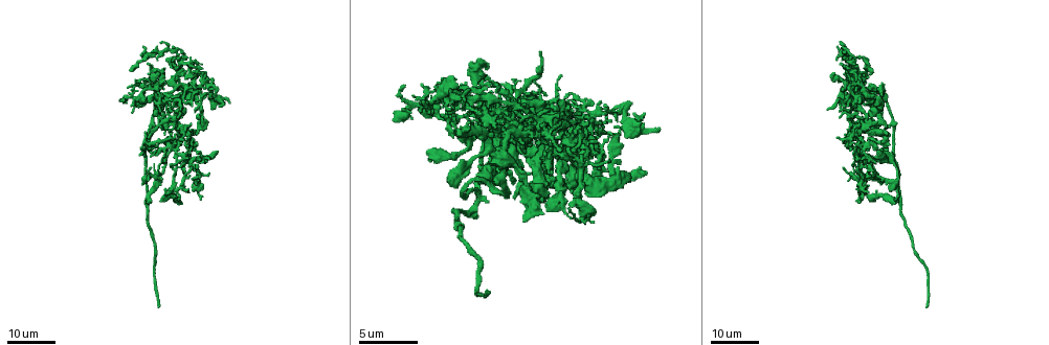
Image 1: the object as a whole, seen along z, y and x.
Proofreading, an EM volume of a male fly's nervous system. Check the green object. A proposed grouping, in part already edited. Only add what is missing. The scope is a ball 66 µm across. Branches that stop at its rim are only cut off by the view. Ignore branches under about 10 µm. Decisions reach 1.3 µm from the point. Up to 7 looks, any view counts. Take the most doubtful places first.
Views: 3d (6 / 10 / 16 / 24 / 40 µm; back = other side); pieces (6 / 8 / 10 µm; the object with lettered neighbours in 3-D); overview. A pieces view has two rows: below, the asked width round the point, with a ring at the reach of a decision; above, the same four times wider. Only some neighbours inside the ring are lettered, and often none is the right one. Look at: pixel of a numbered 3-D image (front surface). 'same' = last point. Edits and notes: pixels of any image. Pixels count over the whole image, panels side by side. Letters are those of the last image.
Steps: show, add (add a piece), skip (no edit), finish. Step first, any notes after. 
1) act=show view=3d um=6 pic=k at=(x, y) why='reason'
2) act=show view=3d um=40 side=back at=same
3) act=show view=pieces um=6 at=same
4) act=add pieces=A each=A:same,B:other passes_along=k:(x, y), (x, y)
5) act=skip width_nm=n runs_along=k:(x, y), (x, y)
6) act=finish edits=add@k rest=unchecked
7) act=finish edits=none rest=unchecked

act=show view=3d um=16 pic=1 at=(124, 101) why='free end'

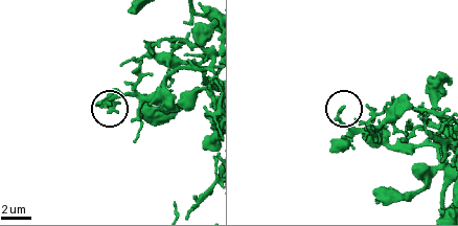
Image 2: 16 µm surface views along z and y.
act=show view=pieces um=8 pic=2 at=(107, 103)

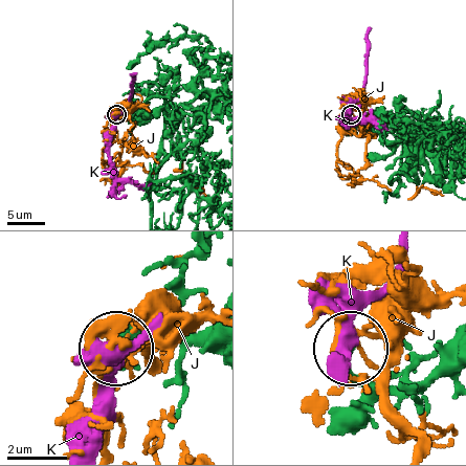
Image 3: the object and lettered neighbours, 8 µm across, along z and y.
act=skip each=J:other,K:other found='none of them fits'

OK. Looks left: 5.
act=show view=3d um=24 pic=1 at=(557, 150) why='an open end'

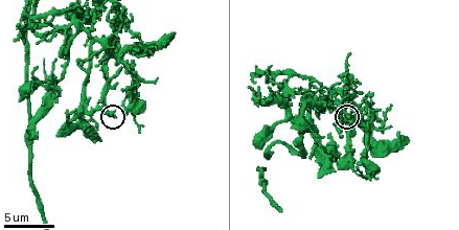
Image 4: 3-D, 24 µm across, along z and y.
act=show view=pieces um=8 pic=4 at=(115, 115)

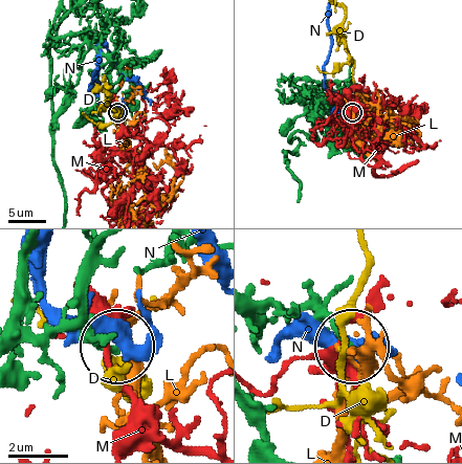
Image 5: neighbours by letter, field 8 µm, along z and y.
act=skip width_nm=160 each=D:other,L:other,M:other,N:other runs_along=5:(29, 249), (24, 310), (31, 325), (112, 347) found='no lettered piece goes on from it'

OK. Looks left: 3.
act=show view=pieces um=6 pic=4 at=(133, 68)

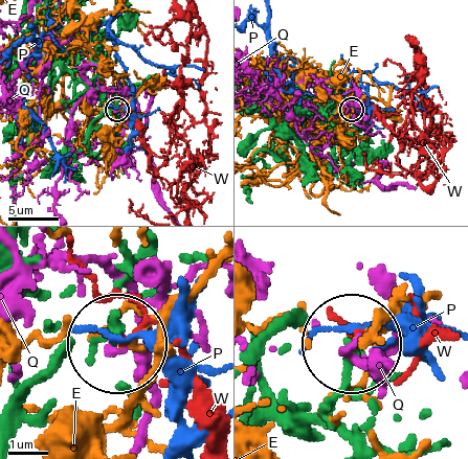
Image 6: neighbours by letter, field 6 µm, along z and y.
act=skip width_nm=250 each=E:other,P:other,Q:other,W:other found='none of them fits'

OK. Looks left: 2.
act=finish edits=none rest=unchecked

